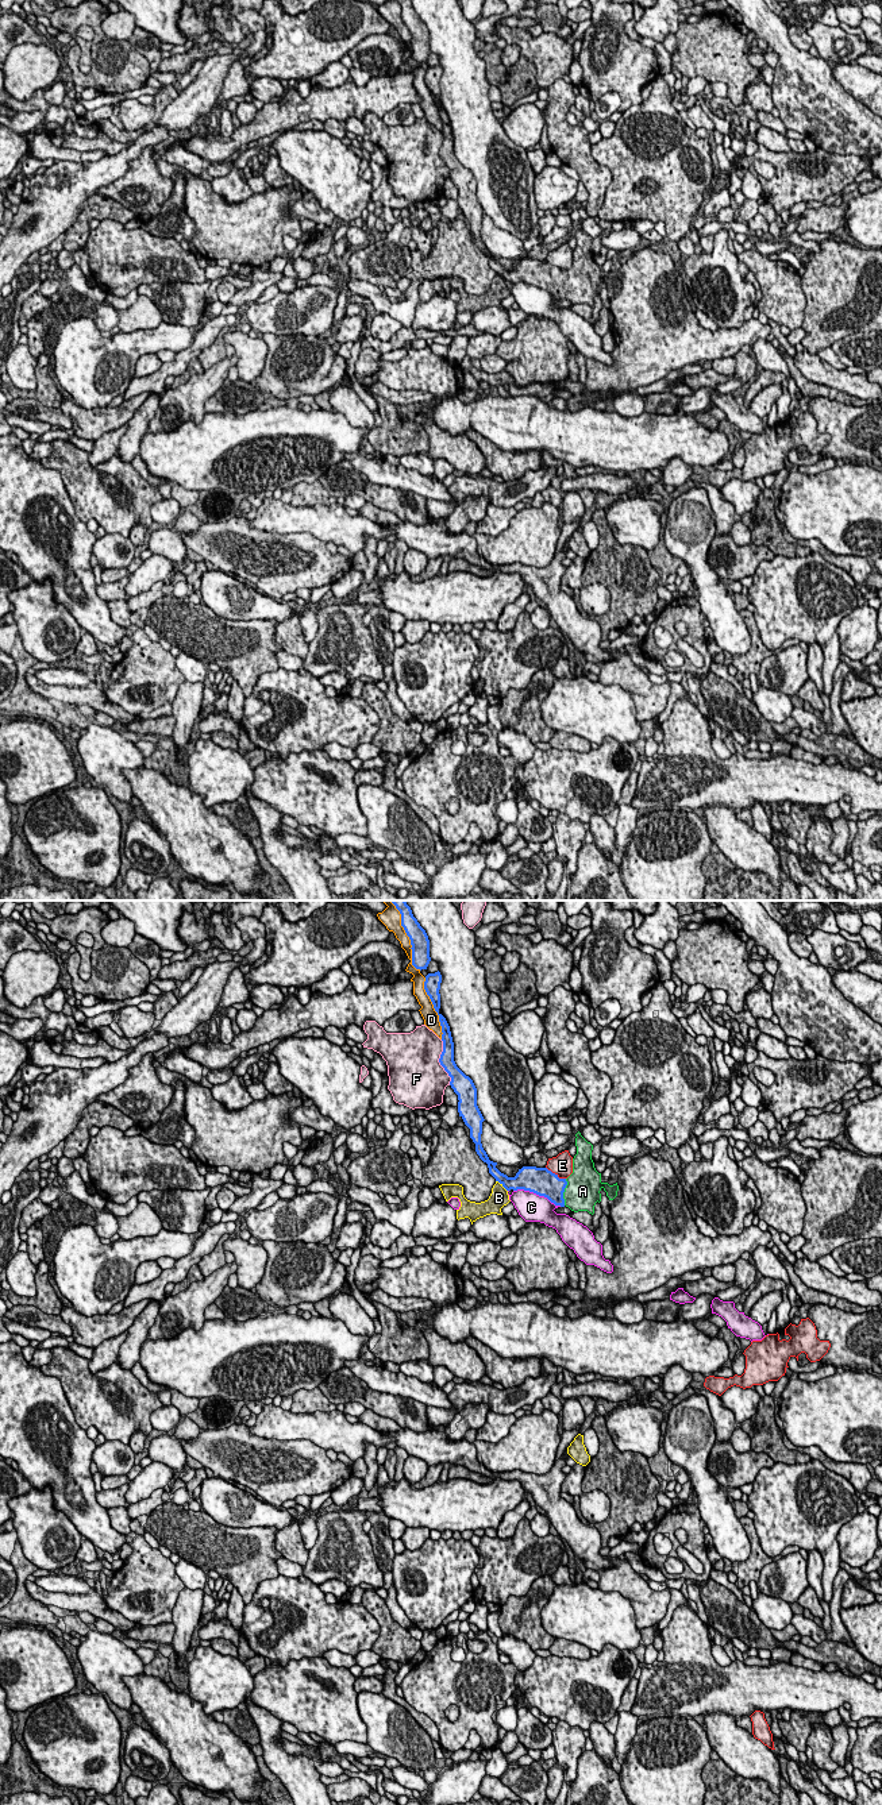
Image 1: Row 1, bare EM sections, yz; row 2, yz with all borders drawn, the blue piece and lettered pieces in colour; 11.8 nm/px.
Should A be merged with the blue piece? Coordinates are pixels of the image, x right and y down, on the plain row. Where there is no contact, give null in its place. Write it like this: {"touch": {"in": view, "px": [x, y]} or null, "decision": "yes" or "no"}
{"touch": {"in": "yz", "px": [563, 284]}, "decision": "yes"}

